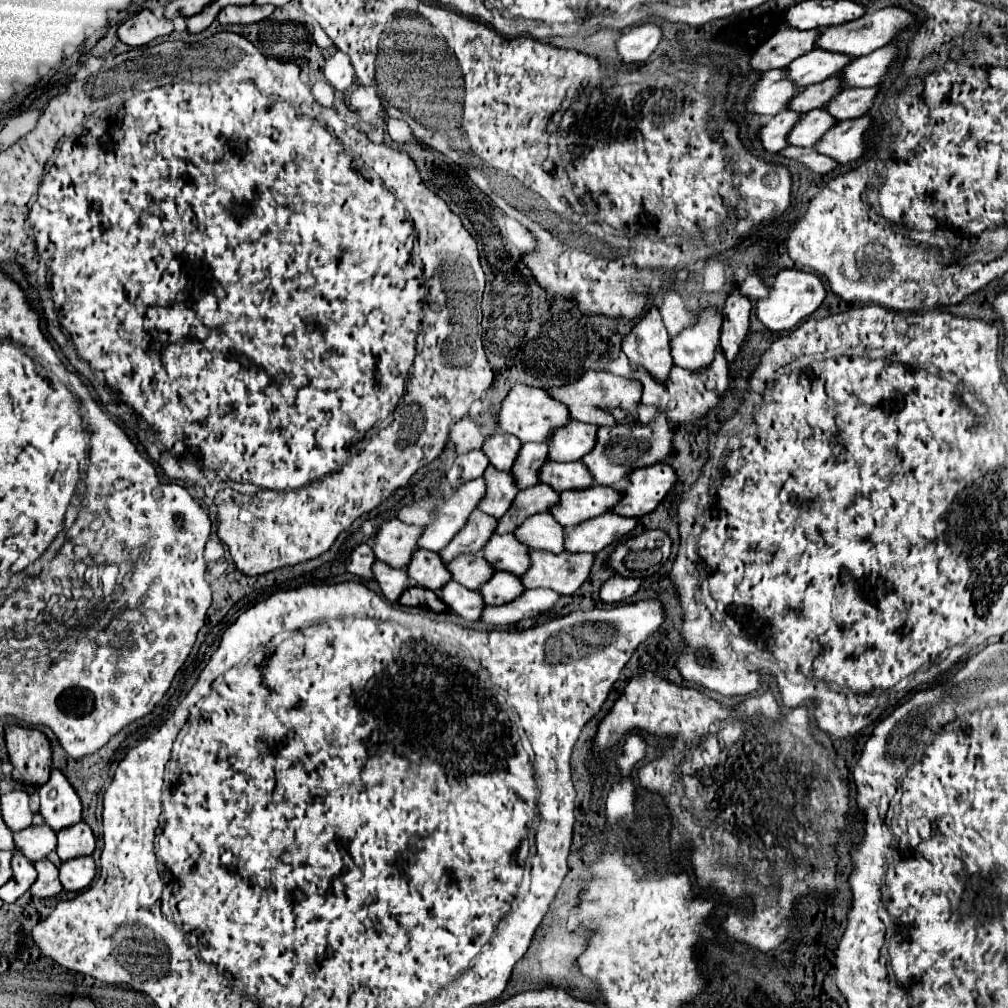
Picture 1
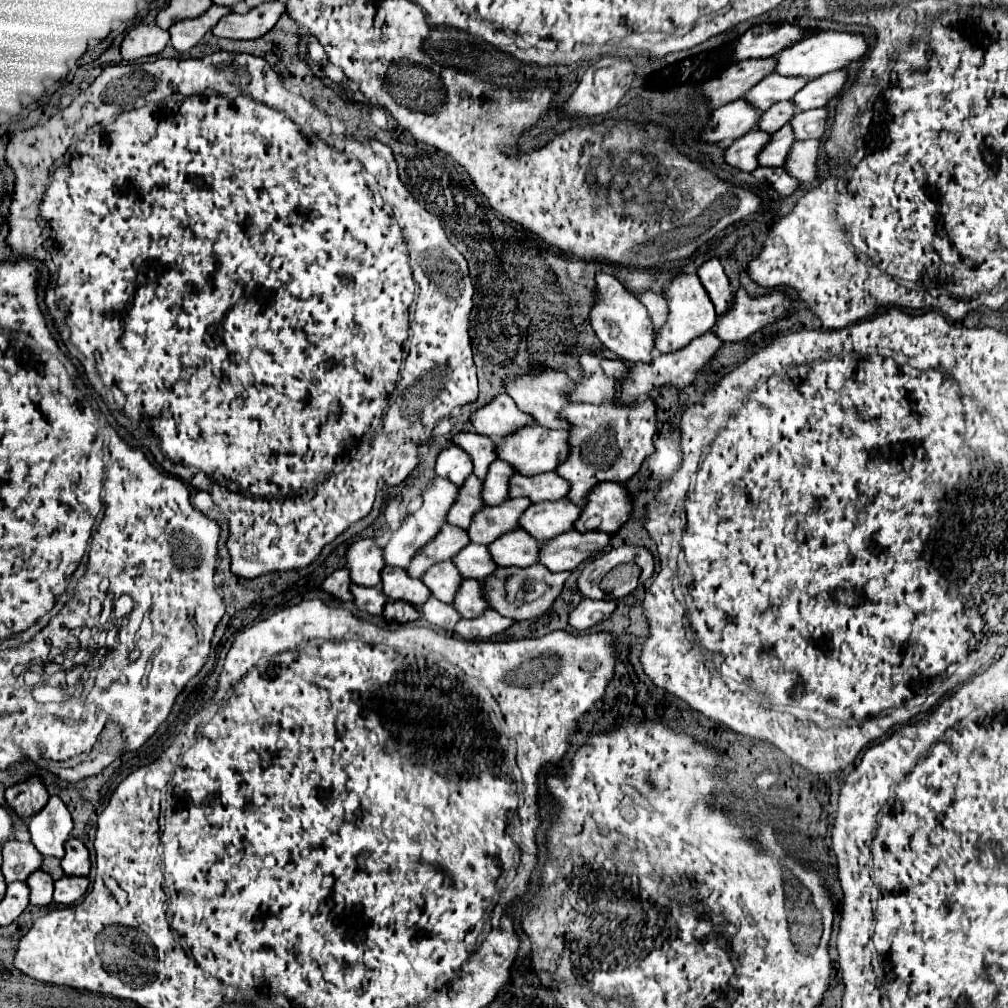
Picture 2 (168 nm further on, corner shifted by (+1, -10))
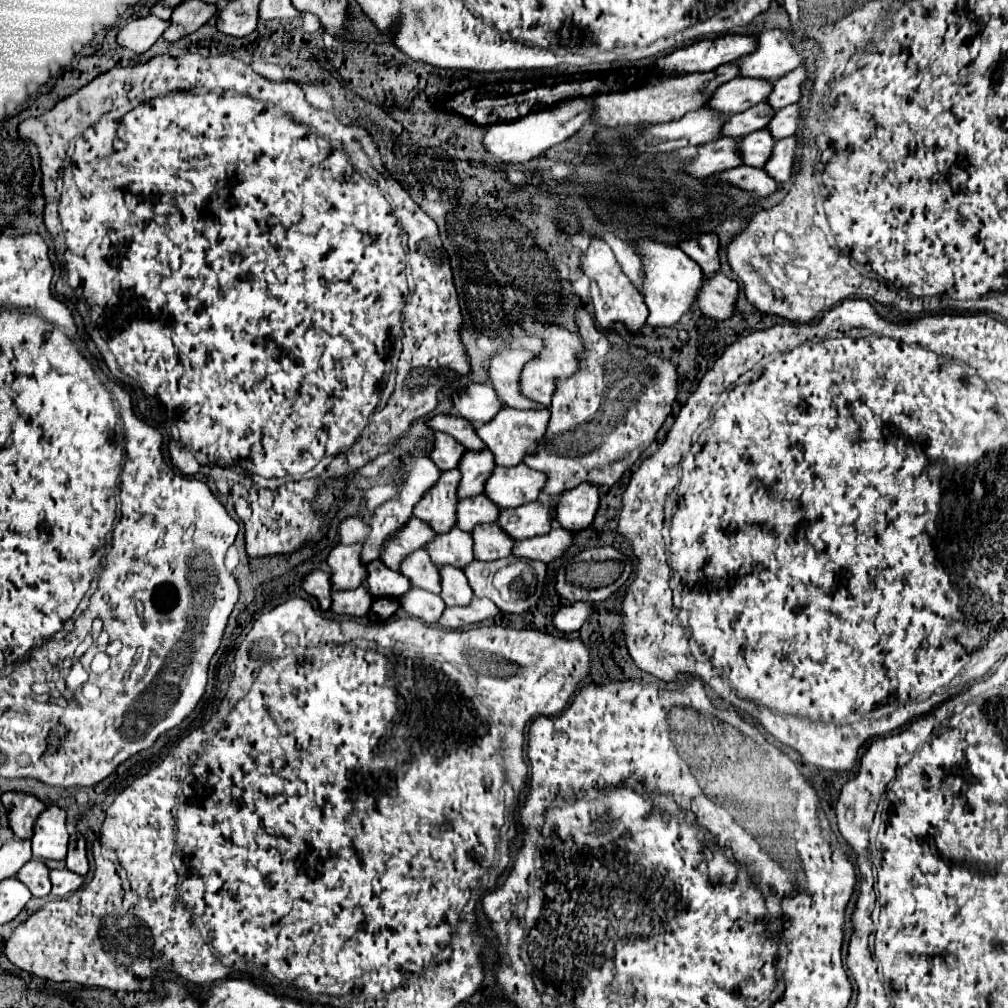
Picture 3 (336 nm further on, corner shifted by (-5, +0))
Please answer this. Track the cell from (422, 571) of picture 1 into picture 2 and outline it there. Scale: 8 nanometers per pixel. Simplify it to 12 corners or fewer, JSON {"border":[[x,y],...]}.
{"border":[[384,567],[382,593],[390,601],[418,607],[430,597],[420,579]]}

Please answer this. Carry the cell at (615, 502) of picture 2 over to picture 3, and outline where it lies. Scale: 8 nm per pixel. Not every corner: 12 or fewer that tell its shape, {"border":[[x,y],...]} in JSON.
{"border":[[578,485],[558,499],[556,521],[570,531],[592,525],[598,485]]}

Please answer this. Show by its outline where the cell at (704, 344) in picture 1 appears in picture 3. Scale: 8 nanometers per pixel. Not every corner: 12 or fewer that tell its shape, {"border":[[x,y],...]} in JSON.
{"border":[[636,243],[648,325],[696,305],[704,273],[678,247]]}

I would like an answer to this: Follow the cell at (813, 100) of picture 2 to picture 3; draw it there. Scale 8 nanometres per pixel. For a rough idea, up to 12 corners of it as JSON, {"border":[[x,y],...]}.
{"border":[[806,67],[774,81],[774,109],[798,103],[808,79]]}

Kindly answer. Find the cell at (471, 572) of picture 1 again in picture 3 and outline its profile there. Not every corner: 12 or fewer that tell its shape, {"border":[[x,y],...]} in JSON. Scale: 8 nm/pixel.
{"border":[[424,549],[400,567],[414,587],[440,593],[440,567]]}

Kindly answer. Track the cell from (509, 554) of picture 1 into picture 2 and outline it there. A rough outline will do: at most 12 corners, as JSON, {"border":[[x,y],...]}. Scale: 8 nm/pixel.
{"border":[[466,545],[452,563],[466,579],[496,571],[488,547]]}

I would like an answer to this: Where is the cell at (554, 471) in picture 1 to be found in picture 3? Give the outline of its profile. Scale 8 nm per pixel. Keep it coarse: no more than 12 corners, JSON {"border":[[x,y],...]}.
{"border":[[496,467],[484,493],[500,507],[538,501],[546,473]]}

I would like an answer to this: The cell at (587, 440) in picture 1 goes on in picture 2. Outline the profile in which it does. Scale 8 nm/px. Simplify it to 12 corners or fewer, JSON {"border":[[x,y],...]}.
{"border":[[536,423],[508,433],[496,457],[520,475],[554,471],[566,431]]}

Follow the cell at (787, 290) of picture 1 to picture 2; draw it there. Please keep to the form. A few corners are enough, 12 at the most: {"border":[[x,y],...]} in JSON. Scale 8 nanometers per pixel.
{"border":[[734,291],[712,333],[742,341],[790,313],[782,291]]}

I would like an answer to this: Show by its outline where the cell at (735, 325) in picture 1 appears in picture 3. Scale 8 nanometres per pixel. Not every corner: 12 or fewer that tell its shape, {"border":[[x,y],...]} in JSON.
{"border":[[700,235],[680,249],[706,277],[720,271],[718,237]]}

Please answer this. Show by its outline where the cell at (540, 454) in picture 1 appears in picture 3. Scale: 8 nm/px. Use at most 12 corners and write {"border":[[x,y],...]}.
{"border":[[466,451],[460,461],[458,497],[484,493],[496,467],[492,453]]}

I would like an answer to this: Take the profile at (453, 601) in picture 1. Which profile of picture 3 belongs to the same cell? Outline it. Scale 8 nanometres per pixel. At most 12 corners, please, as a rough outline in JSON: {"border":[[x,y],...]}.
{"border":[[412,587],[400,597],[408,615],[438,623],[442,597]]}

